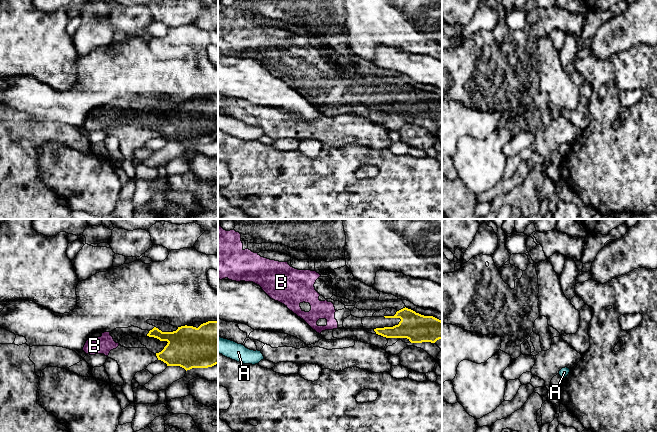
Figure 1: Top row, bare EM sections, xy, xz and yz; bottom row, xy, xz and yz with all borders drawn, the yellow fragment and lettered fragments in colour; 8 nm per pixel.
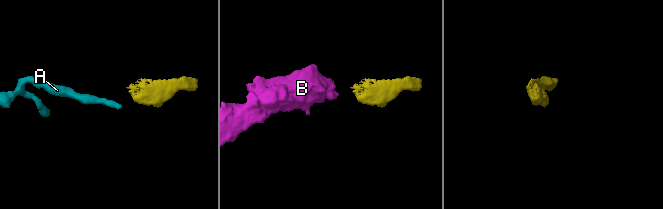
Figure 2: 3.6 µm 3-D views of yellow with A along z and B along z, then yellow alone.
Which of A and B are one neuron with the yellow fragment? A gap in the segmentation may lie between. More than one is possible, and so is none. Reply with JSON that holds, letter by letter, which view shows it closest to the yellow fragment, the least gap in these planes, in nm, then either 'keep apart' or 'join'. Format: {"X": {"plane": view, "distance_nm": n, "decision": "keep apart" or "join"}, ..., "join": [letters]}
{"A": {"plane": "xz", "distance_nm": 900, "decision": "keep apart"}, "B": {"plane": "xy", "distance_nm": 240, "decision": "join"}, "join": ["B"]}

